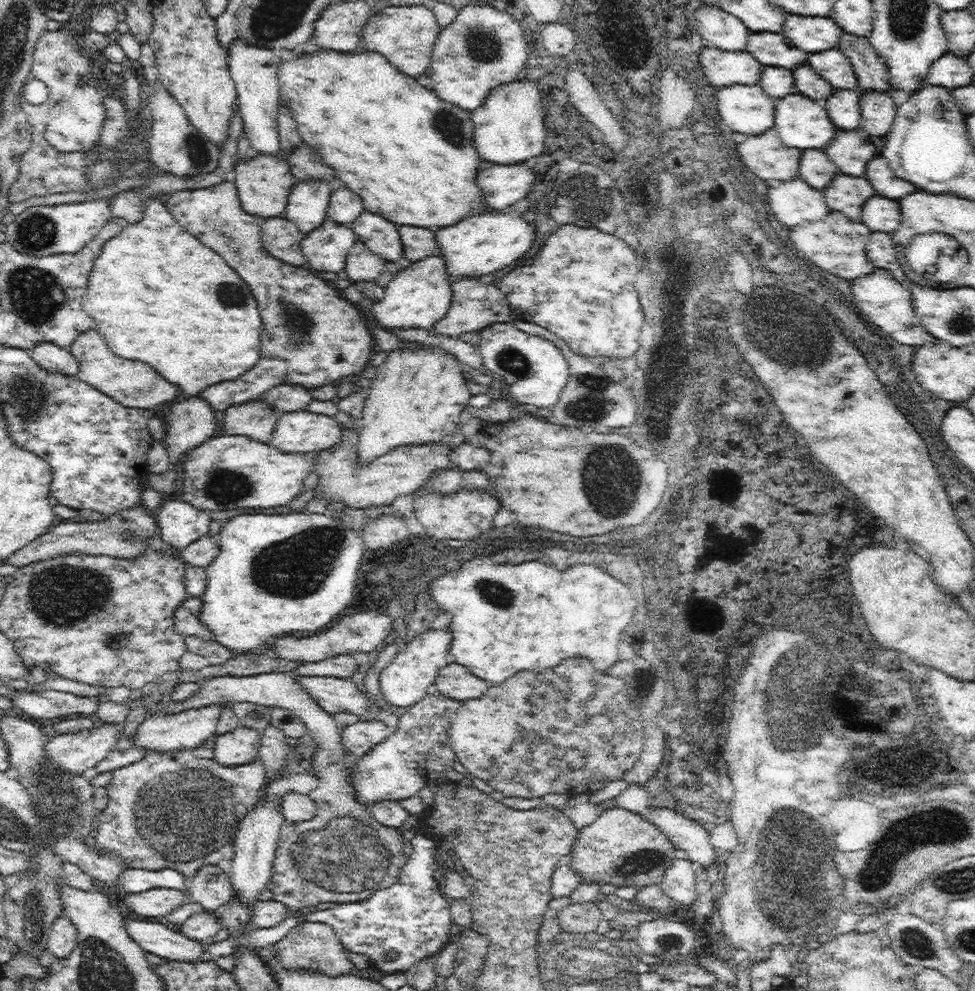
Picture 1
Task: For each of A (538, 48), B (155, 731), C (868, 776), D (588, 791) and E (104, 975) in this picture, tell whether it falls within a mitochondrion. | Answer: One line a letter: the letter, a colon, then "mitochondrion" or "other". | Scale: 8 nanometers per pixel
A: other
B: other
C: other
D: other
E: mitochondrion

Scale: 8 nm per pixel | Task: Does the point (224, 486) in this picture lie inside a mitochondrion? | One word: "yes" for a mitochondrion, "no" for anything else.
yes

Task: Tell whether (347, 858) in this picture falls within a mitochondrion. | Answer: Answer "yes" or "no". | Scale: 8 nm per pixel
yes

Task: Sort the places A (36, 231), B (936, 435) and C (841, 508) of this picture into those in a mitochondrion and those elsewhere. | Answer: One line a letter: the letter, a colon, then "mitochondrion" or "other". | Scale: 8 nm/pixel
A: mitochondrion
B: other
C: other

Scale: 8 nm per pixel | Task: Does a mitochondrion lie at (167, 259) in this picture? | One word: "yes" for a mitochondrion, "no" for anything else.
no

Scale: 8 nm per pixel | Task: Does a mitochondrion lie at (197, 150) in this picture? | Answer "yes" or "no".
yes

